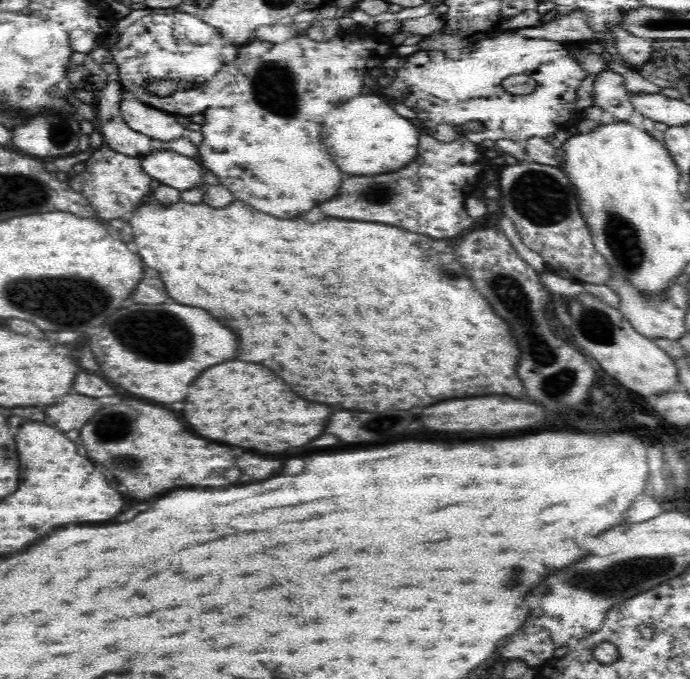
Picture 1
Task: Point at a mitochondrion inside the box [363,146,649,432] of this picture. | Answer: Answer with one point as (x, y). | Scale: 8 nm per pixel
(542, 199)

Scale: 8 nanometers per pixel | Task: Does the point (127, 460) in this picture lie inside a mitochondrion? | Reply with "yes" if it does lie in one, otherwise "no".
yes

